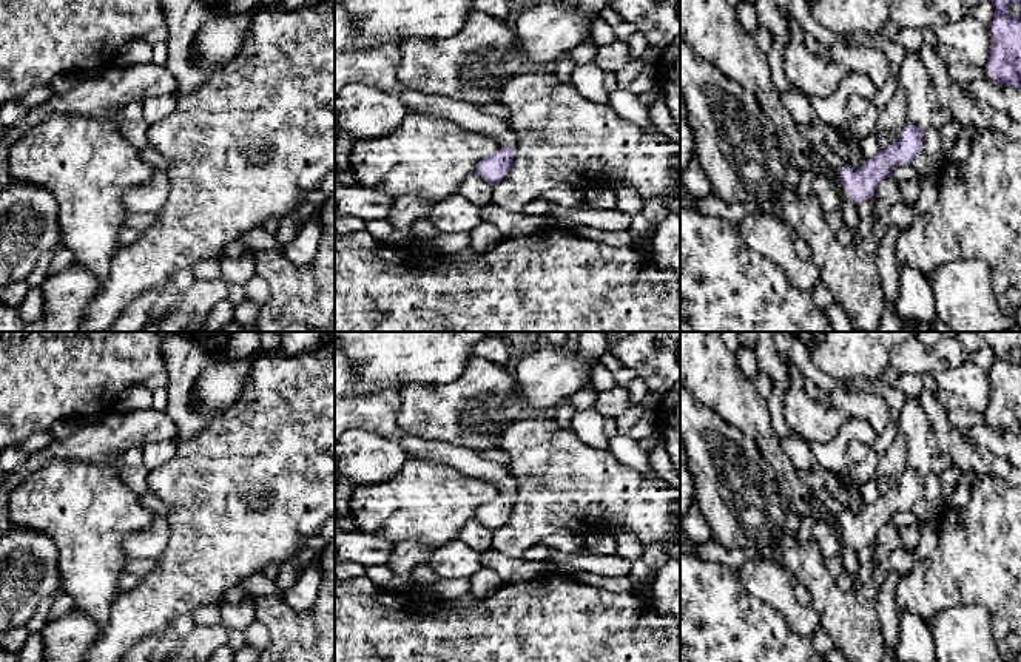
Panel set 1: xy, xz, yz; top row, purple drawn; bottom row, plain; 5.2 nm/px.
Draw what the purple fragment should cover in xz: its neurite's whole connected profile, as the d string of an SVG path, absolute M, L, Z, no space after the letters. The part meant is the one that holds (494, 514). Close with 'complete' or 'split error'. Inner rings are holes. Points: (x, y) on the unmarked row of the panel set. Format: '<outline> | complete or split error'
M335 344L335 444L352 427L364 427L399 441L410 457L449 464L466 477L492 483L500 495L478 508L475 520L495 532L504 526L514 509L517 483L507 468L483 460L477 451L450 443L424 441L401 431L396 414L401 407L401 386L353 395L356 370L341 347Z | split error

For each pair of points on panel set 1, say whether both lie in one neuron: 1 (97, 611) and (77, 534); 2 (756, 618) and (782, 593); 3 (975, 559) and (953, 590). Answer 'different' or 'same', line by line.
1: same
2: different
3: same

